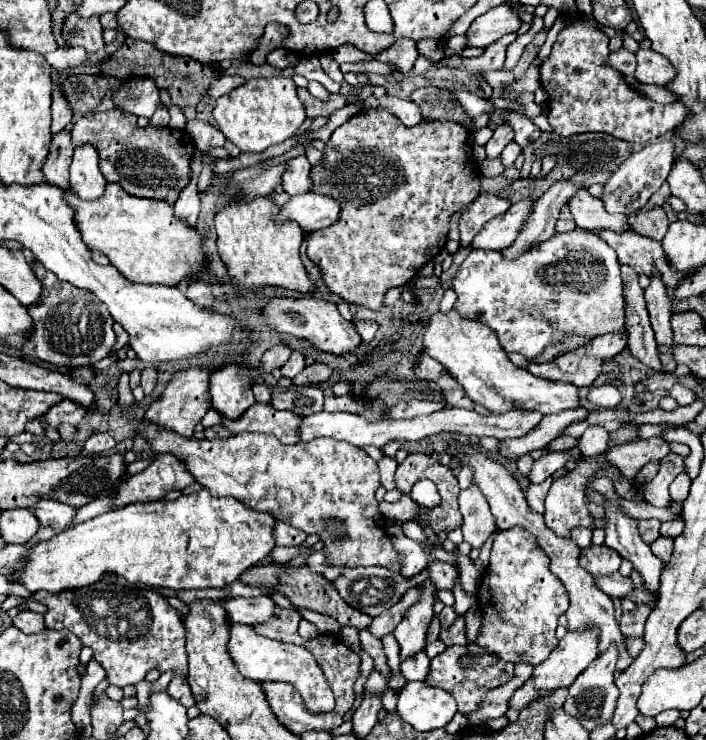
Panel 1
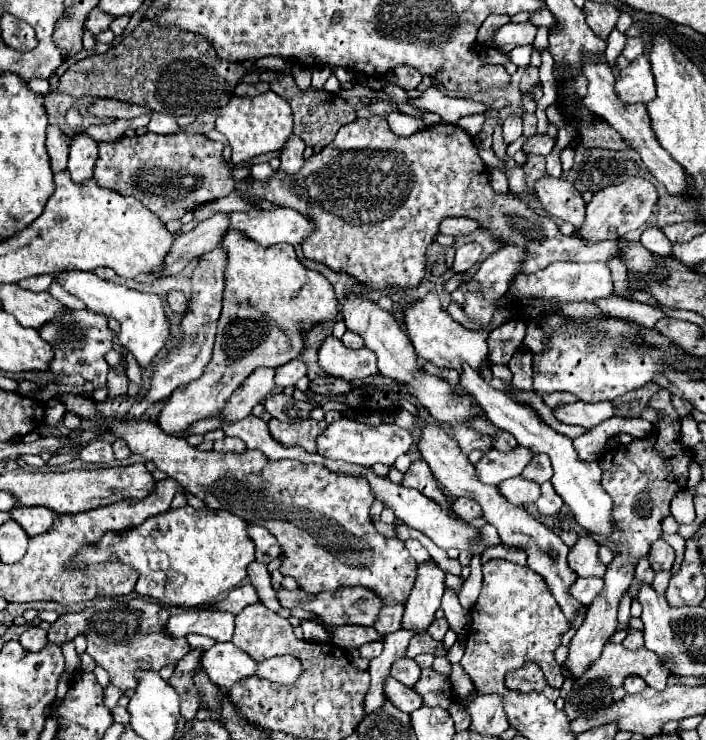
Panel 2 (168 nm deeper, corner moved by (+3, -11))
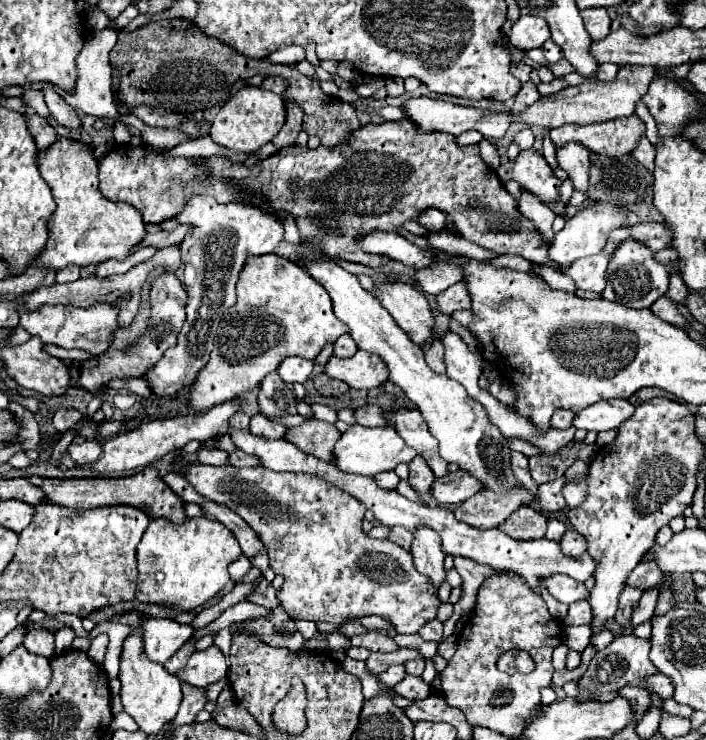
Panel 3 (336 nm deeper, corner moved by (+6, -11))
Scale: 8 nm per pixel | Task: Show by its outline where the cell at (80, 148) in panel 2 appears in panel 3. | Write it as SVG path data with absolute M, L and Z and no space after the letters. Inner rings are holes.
M42 88L44 102L50 110L50 114L56 118L60 126L66 126L70 130L80 130L80 118L72 106L64 102L64 98L54 90L54 88Z

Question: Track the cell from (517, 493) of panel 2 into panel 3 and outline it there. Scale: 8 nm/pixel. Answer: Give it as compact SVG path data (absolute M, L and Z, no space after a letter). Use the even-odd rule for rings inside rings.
M512 488L504 494L494 492L478 492L476 496L462 502L454 516L460 522L466 522L474 528L498 528L514 510L518 510L522 504L530 504L532 494L526 488Z

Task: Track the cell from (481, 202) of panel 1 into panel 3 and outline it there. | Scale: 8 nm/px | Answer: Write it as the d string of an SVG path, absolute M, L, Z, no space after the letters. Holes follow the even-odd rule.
M430 208L428 212L424 212L424 216L420 216L418 224L424 226L428 232L440 232L446 226L446 216L444 212L436 212L436 208Z

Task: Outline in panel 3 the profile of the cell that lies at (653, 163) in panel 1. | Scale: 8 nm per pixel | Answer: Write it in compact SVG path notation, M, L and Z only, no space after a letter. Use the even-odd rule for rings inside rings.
M594 202L580 214L566 220L566 226L556 234L556 238L550 244L548 258L554 260L560 270L564 270L564 268L568 268L568 264L572 264L578 258L598 254L606 246L608 234L624 224L626 224L626 216L624 216L622 206L614 206L612 202Z

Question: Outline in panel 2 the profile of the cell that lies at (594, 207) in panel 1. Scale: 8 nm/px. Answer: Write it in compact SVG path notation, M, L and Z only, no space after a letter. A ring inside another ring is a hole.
M545 176L535 184L535 192L543 208L553 218L573 224L575 232L579 230L579 224L583 224L583 216L585 216L585 202L573 184L561 178Z

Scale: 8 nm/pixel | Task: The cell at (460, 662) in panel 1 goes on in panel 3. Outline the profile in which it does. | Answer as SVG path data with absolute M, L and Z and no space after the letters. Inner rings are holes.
M410 674L404 676L404 680L400 680L400 684L396 684L392 690L408 700L424 700L430 694L430 686L422 678Z

